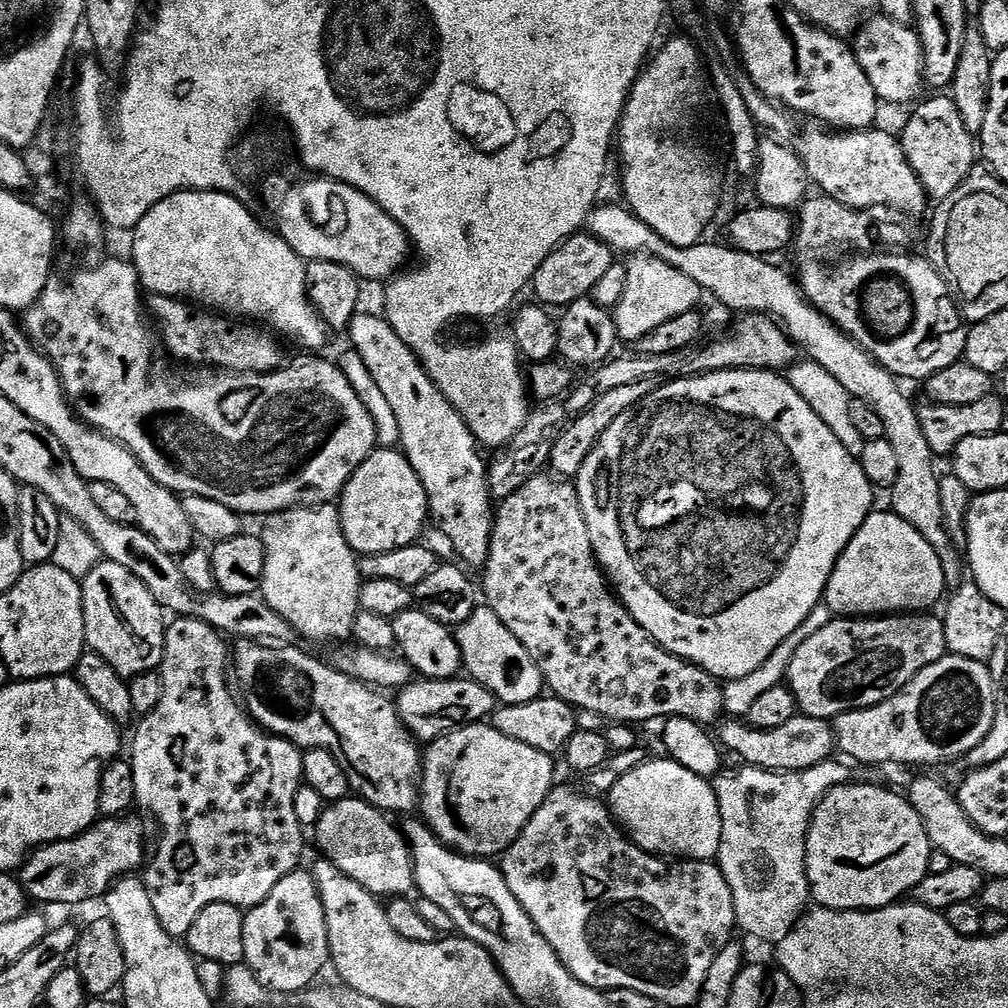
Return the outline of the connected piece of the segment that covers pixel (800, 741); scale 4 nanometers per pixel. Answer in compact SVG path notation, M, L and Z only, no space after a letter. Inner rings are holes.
M797 714L790 718L790 722L785 722L774 730L751 728L740 718L725 719L719 728L719 743L727 751L729 748L734 755L741 756L745 765L765 768L767 772L801 772L810 766L818 766L837 751L835 727L828 720L819 720L803 714Z

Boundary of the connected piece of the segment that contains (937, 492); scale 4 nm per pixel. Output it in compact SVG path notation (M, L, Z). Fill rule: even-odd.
M601 203L592 209L592 213L588 216L586 228L591 236L598 238L606 246L610 246L613 253L628 252L627 254L658 256L662 262L682 270L682 274L686 274L686 278L694 278L694 282L698 282L700 289L707 295L709 292L714 299L721 300L726 307L733 308L736 314L763 314L772 317L784 329L788 339L796 344L799 349L802 349L803 355L807 359L813 360L818 366L822 366L822 370L834 374L834 378L838 378L838 382L842 382L842 386L846 386L846 390L852 395L853 401L863 402L872 407L874 414L878 414L878 418L882 418L884 439L890 442L890 446L894 446L898 457L898 479L894 481L894 486L890 489L890 496L892 496L891 511L895 512L898 518L910 522L910 526L914 526L914 530L918 530L918 534L922 534L922 538L926 538L926 542L930 542L930 546L934 546L934 554L938 554L938 558L942 562L945 585L952 590L959 588L966 576L966 564L962 559L961 549L959 552L956 549L955 542L952 541L955 540L953 533L949 532L948 526L944 522L942 490L940 489L942 476L941 473L936 473L937 461L930 450L930 442L926 442L926 434L922 434L922 422L918 422L918 414L916 413L917 405L912 404L911 398L904 393L903 386L905 387L905 385L901 383L897 376L890 370L883 368L865 348L858 346L858 342L850 339L829 316L822 315L804 296L799 283L794 279L793 273L791 276L790 273L783 272L778 265L772 264L776 262L771 259L739 252L731 246L723 248L720 244L708 244L709 242L679 248L666 243L653 228L646 226L646 222L639 220L627 207L621 206L619 208L616 204L603 204Z

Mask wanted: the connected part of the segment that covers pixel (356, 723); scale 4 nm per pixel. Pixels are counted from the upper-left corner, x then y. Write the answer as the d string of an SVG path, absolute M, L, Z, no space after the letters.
M241 640L235 645L234 676L246 701L248 715L265 732L288 740L301 750L321 748L334 754L342 770L346 770L349 789L381 812L415 813L412 811L415 808L417 811L422 804L422 748L416 737L405 728L395 703L387 700L383 691L347 676L339 667L332 665L331 668L300 648L288 647L292 646L269 646L255 640Z

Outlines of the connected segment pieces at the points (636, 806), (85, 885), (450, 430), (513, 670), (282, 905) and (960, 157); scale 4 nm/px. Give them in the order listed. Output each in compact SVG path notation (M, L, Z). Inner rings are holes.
M667 758L649 759L647 763L637 766L618 779L606 796L606 803L612 815L630 833L631 840L653 856L712 862L720 855L722 818L716 792L705 777L695 776L681 764L675 764Z
M125 814L119 818L104 818L72 840L59 840L35 849L18 869L20 885L33 901L41 900L44 904L84 904L87 900L98 899L99 896L100 899L107 897L108 889L117 880L133 875L145 867L144 824L134 817L135 815Z
M361 310L348 325L346 336L347 339L352 339L351 347L362 358L362 362L366 362L370 378L378 382L378 390L382 390L386 402L390 402L390 410L394 410L400 435L399 447L410 462L410 466L414 466L426 490L431 519L440 523L445 538L452 543L453 550L461 556L459 559L465 565L482 566L488 561L492 545L494 501L492 491L488 488L488 464L480 457L482 448L475 434L470 430L470 426L466 426L462 414L458 414L458 410L448 401L446 394L442 394L442 390L438 390L438 386L428 377L428 372L420 365L414 350L410 350L410 346L406 346L402 338L398 338L394 326L390 326L387 318L383 315L371 316L367 310Z
M481 606L474 610L474 614L470 614L466 622L458 625L454 635L464 658L463 671L495 694L501 705L539 700L545 695L544 675L534 662L530 650L526 650L526 646L518 642L513 632L506 630L502 618L498 618L492 608Z
M297 870L286 874L274 890L258 906L244 912L244 929L242 942L244 943L244 963L262 987L269 993L289 992L295 994L303 992L317 983L316 975L323 970L324 964L329 963L328 931L326 930L326 910L322 908L322 898L316 885L315 875L311 871Z
M932 94L929 100L923 100L921 99L911 109L911 111L913 110L912 117L905 122L904 132L899 133L900 144L904 147L904 153L910 166L914 166L914 174L918 174L918 178L924 189L928 191L929 197L933 201L939 202L945 200L950 194L954 194L954 190L958 190L958 186L962 186L962 182L968 178L970 170L977 167L978 140L974 133L966 128L966 122L962 120L958 106L954 106L951 95Z

